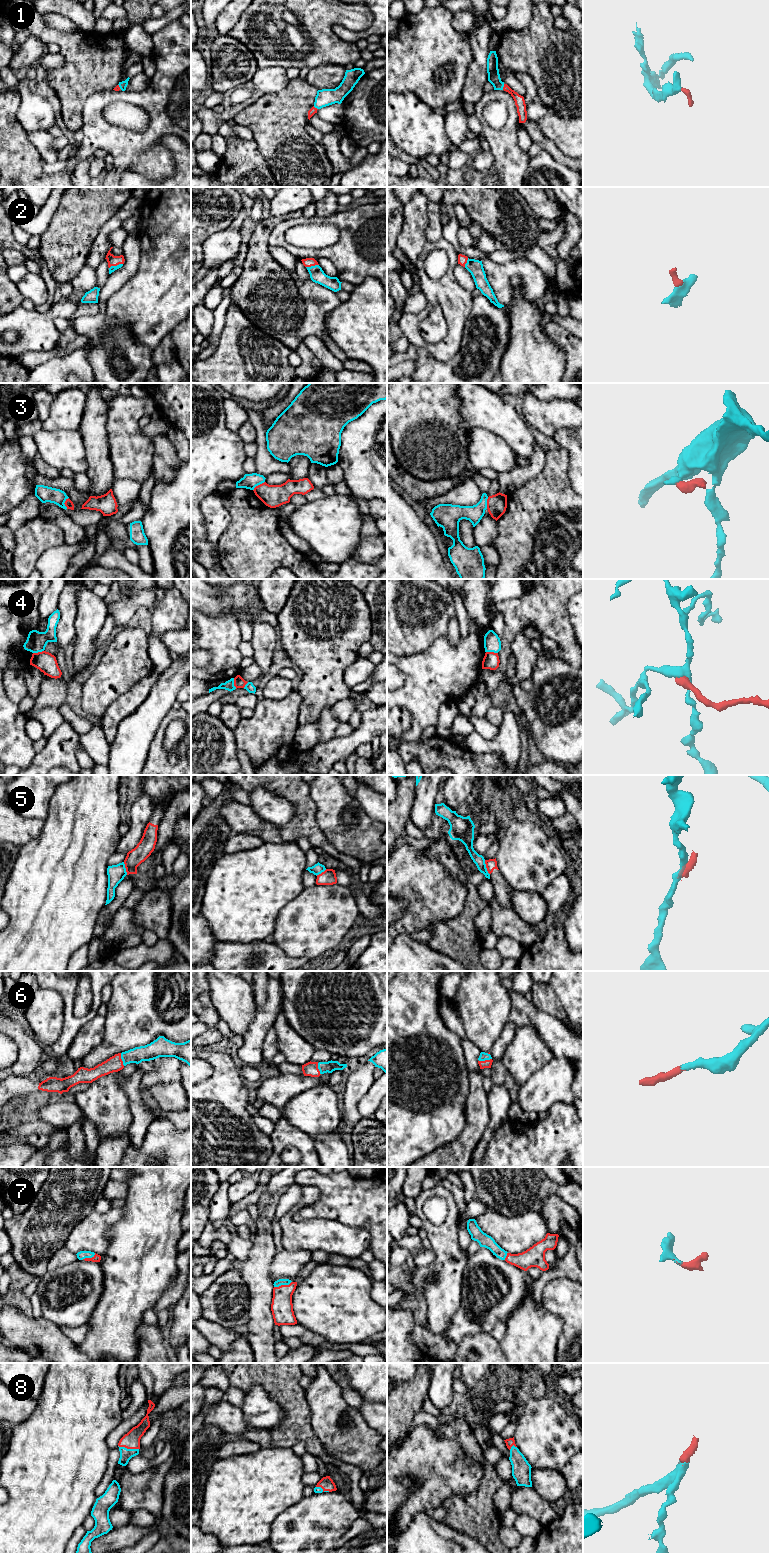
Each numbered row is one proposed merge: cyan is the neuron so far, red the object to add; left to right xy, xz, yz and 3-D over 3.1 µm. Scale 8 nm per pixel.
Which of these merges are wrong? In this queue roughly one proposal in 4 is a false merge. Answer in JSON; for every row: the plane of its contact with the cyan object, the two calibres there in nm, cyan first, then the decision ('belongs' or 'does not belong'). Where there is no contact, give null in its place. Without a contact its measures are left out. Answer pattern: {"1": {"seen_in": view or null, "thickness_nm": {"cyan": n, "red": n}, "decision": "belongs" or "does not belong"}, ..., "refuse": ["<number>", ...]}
{"1": {"seen_in": "yz", "thickness_nm": {"cyan": 100, "red": 80}, "decision": "belongs"}, "2": {"seen_in": "xy", "thickness_nm": {"cyan": 50, "red": 90}, "decision": "belongs"}, "3": {"seen_in": "xz", "thickness_nm": {"cyan": 120, "red": 180}, "decision": "does not belong"}, "4": {"seen_in": "yz", "thickness_nm": {"cyan": 140, "red": 130}, "decision": "does not belong"}, "5": {"seen_in": "yz", "thickness_nm": {"cyan": 90, "red": 90}, "decision": "does not belong"}, "6": {"seen_in": "xy", "thickness_nm": {"cyan": 130, "red": 130}, "decision": "belongs"}, "7": {"seen_in": "xz", "thickness_nm": {"cyan": 50, "red": 180}, "decision": "belongs"}, "8": {"seen_in": "xy", "thickness_nm": {"cyan": 100, "red": 140}, "decision": "belongs"}, "refuse": ["3", "4", "5"]}

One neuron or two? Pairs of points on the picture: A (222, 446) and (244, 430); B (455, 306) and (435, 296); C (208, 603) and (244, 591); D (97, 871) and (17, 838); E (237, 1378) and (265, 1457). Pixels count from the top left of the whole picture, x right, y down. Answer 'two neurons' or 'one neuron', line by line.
A: two neurons
B: one neuron
C: one neuron
D: two neurons
E: two neurons

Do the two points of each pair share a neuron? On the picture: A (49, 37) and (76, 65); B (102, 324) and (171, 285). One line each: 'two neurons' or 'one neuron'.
A: one neuron
B: two neurons

